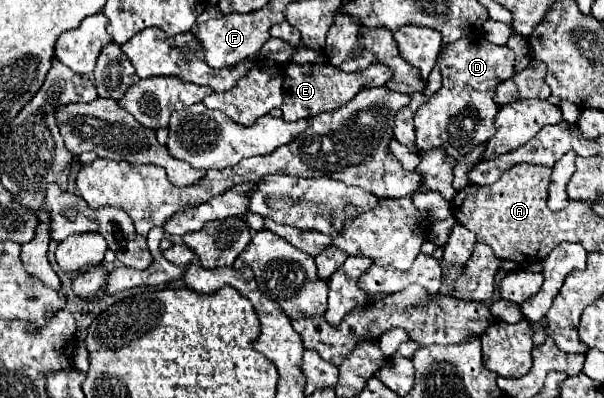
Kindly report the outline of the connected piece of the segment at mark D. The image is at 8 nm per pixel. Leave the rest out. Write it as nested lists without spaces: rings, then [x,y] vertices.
[[[481,35],[463,37],[443,47],[437,65],[443,75],[443,85],[415,113],[415,145],[419,151],[443,149],[449,157],[459,159],[493,137],[499,109],[493,101],[493,93],[501,81],[515,75],[515,53],[509,47],[489,43]]]

